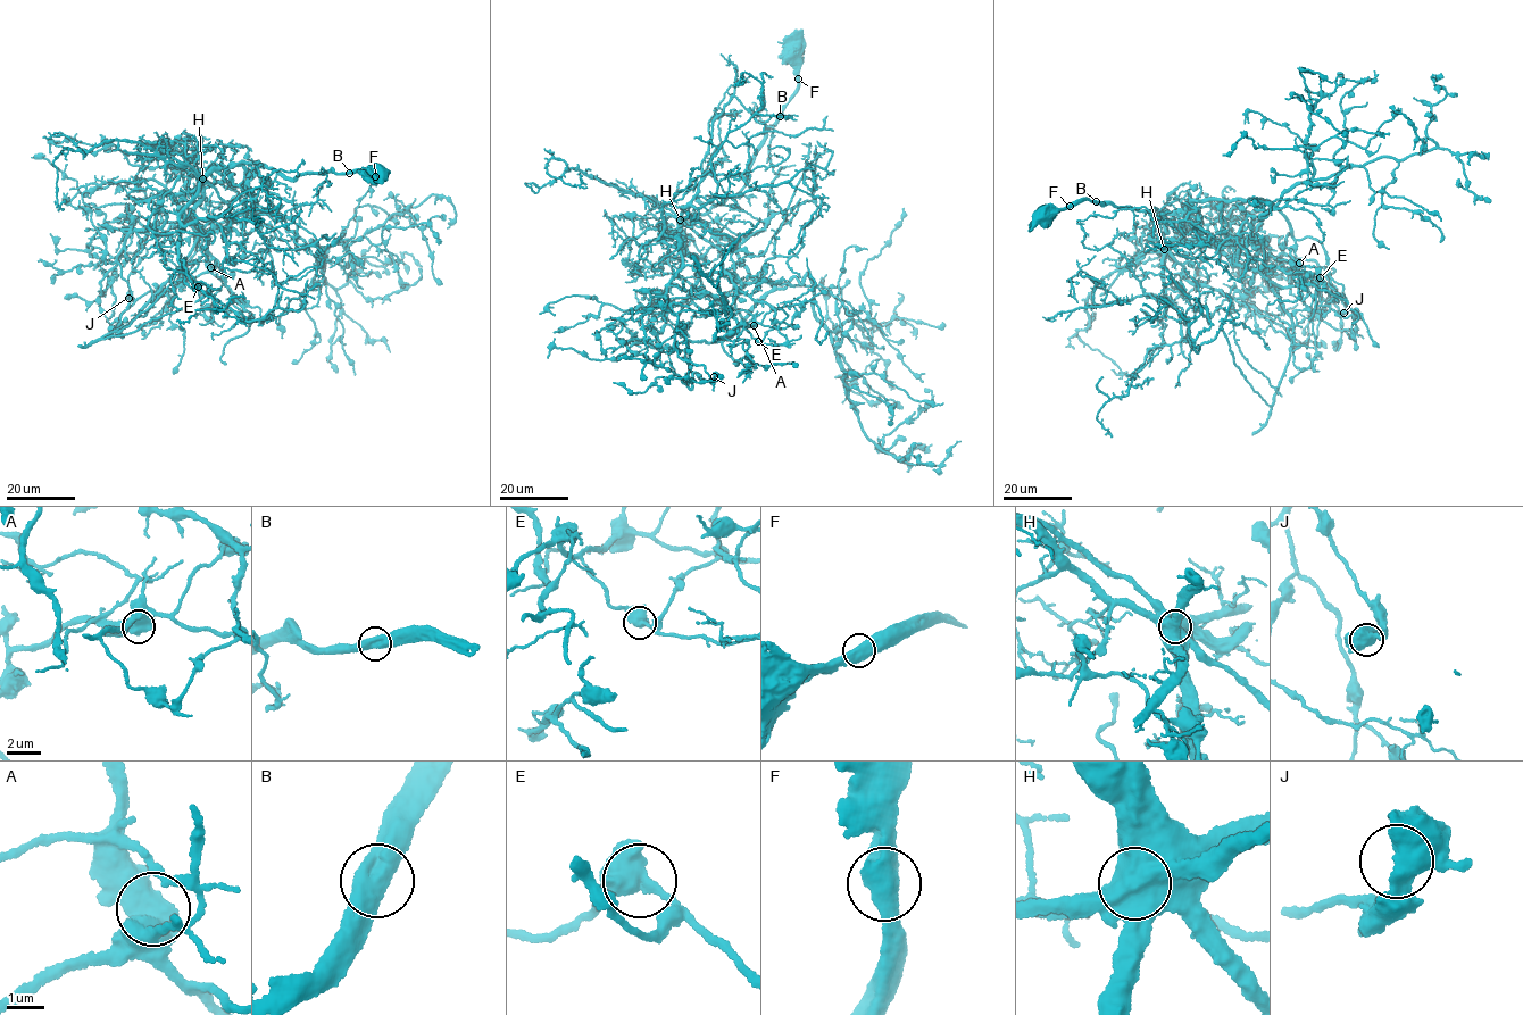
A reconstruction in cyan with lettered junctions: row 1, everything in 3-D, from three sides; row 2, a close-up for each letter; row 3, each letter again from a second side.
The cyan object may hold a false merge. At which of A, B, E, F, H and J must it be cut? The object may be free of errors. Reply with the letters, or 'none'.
H

